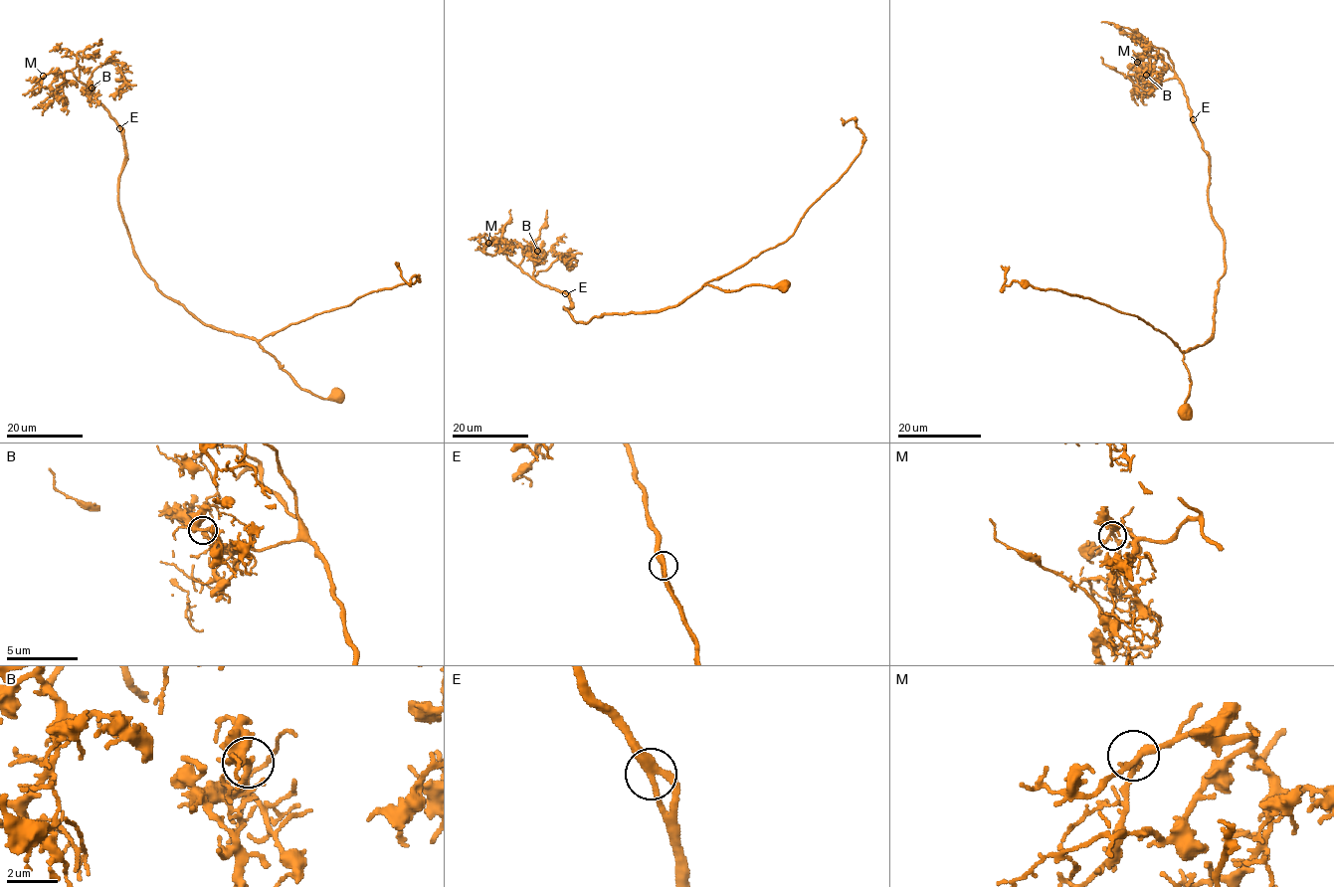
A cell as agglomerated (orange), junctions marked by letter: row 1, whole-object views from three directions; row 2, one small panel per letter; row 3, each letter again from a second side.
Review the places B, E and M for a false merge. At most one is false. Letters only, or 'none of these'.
none of these

